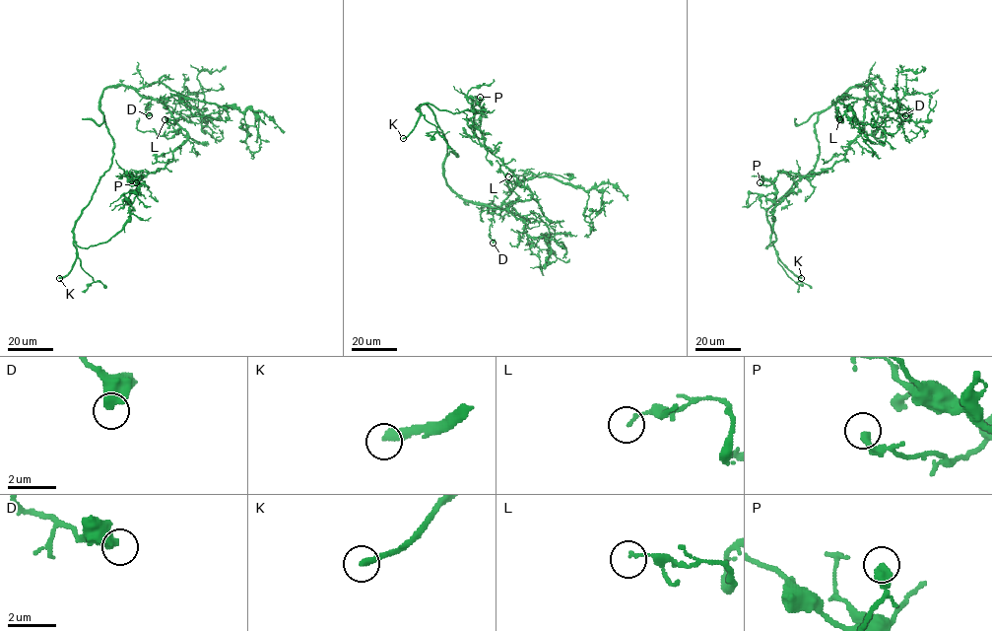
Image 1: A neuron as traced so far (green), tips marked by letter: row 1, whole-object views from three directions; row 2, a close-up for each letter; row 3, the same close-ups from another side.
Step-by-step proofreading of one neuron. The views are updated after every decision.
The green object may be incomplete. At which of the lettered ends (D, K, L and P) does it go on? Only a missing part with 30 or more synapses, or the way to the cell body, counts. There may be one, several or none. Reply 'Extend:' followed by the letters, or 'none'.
Extend: K

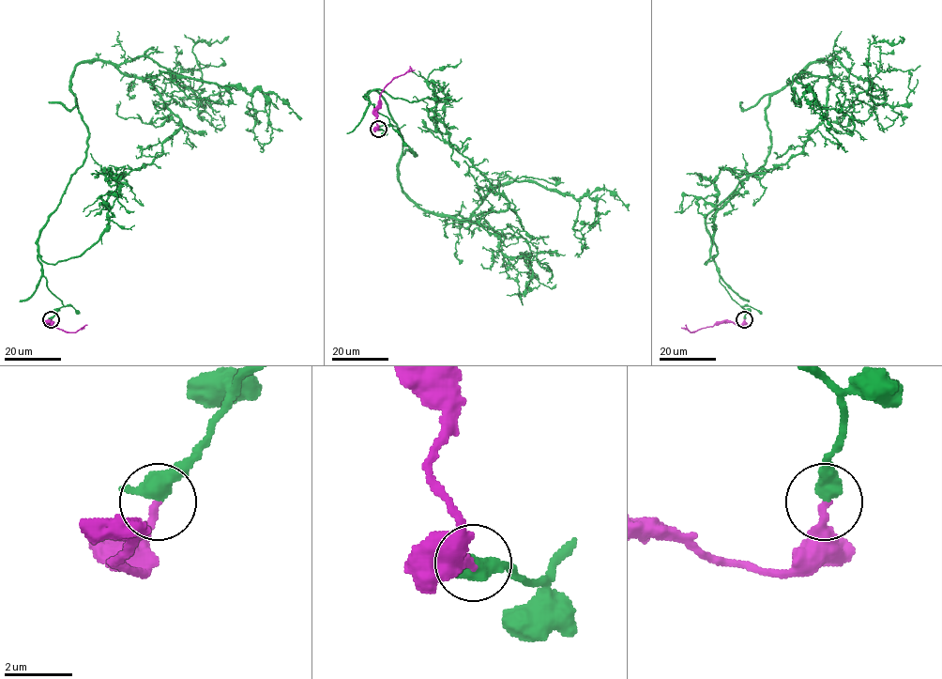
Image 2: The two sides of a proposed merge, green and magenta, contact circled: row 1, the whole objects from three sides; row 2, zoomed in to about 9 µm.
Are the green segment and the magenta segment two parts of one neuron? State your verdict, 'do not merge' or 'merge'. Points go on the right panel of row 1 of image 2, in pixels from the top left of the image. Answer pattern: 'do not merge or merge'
merge

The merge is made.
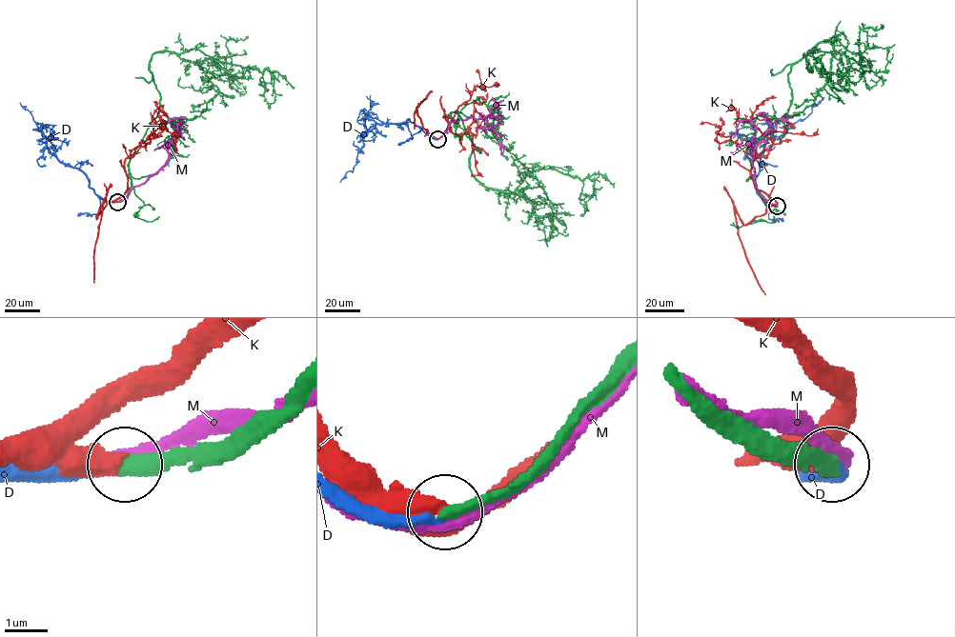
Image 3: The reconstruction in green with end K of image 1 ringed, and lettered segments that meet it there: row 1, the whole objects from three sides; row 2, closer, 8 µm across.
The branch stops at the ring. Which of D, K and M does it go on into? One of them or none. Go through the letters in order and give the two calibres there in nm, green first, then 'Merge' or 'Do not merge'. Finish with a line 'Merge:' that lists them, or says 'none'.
D: Thickness 320 nm (green) against 240 nm. Merge
K: Thickness 320 nm (green) against 440 nm. Do not merge
M: Thickness 400 nm (green) against 240 nm. Do not merge
Merge: D

